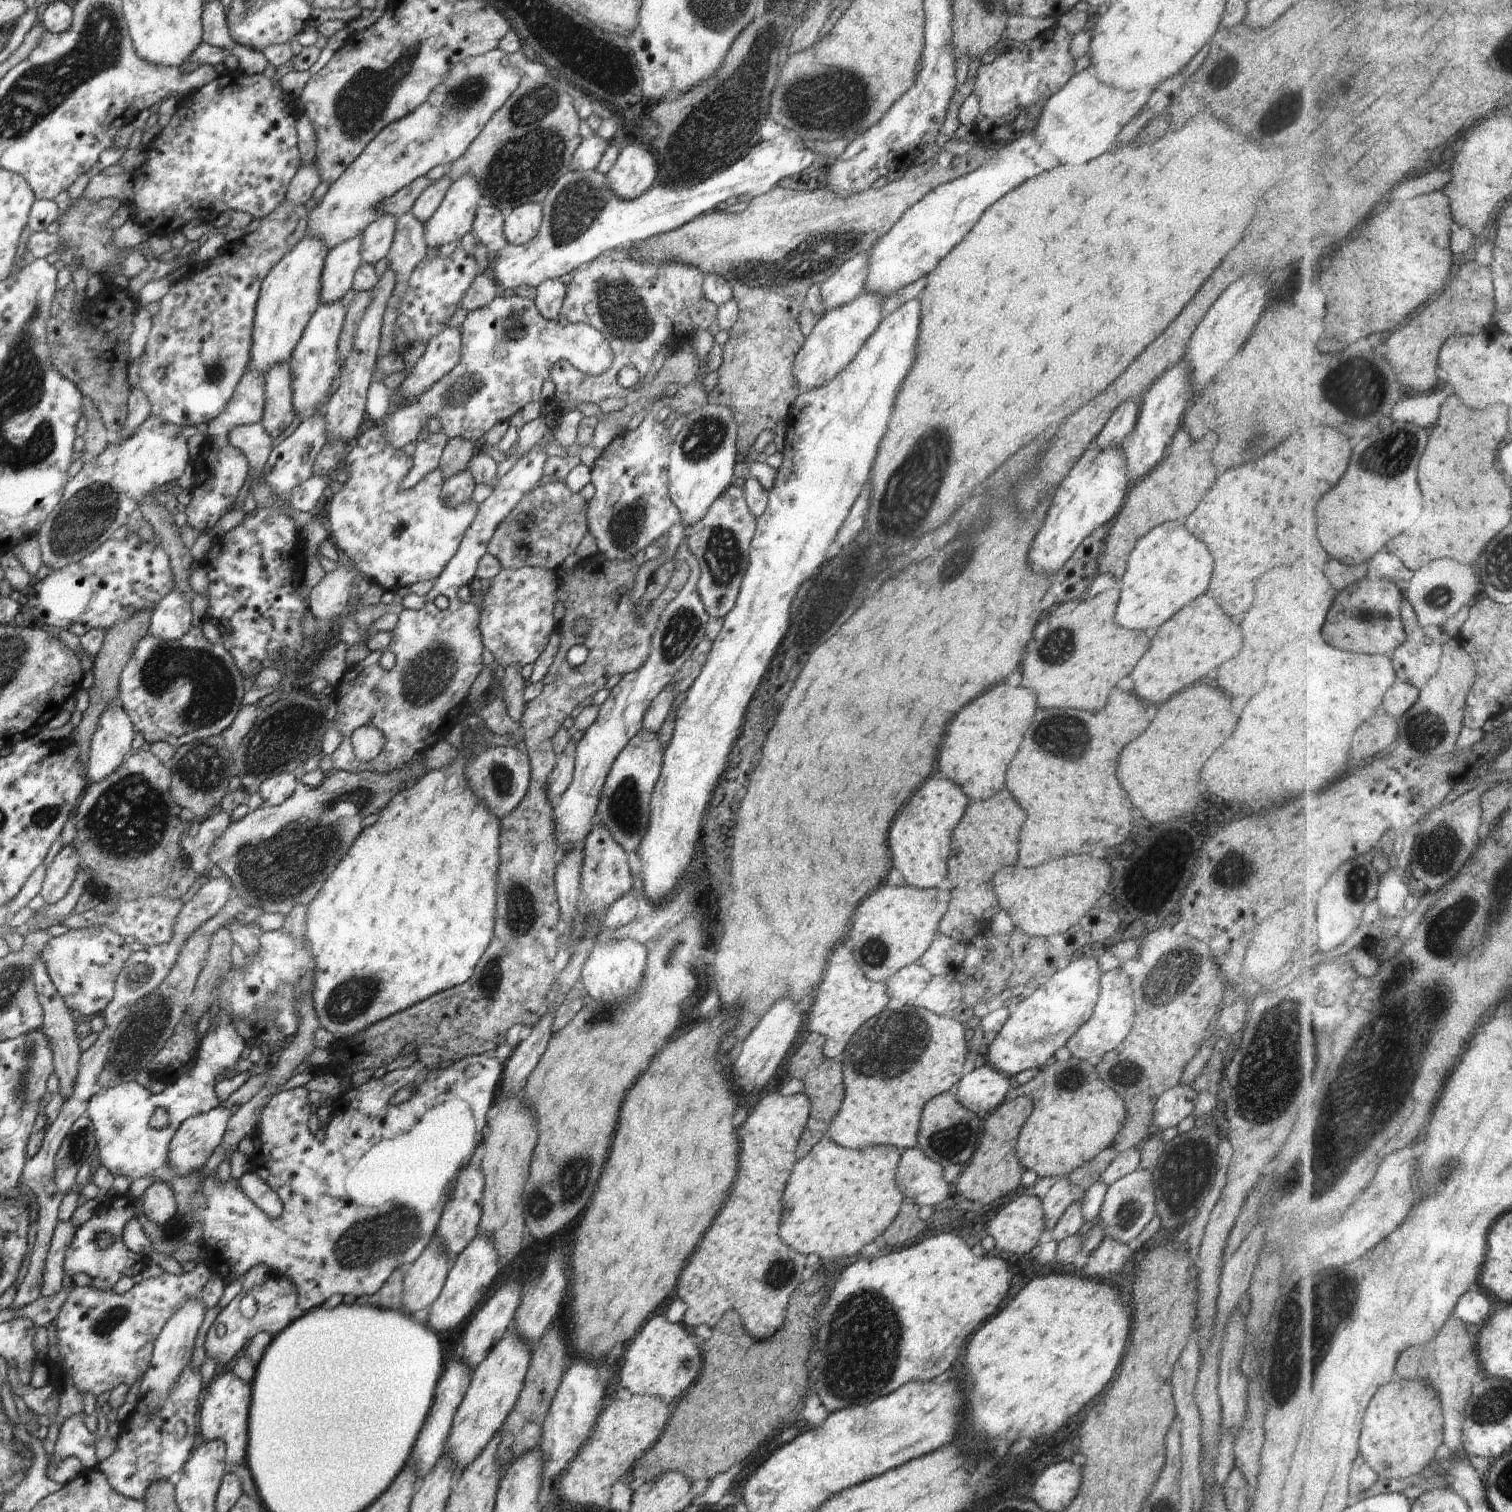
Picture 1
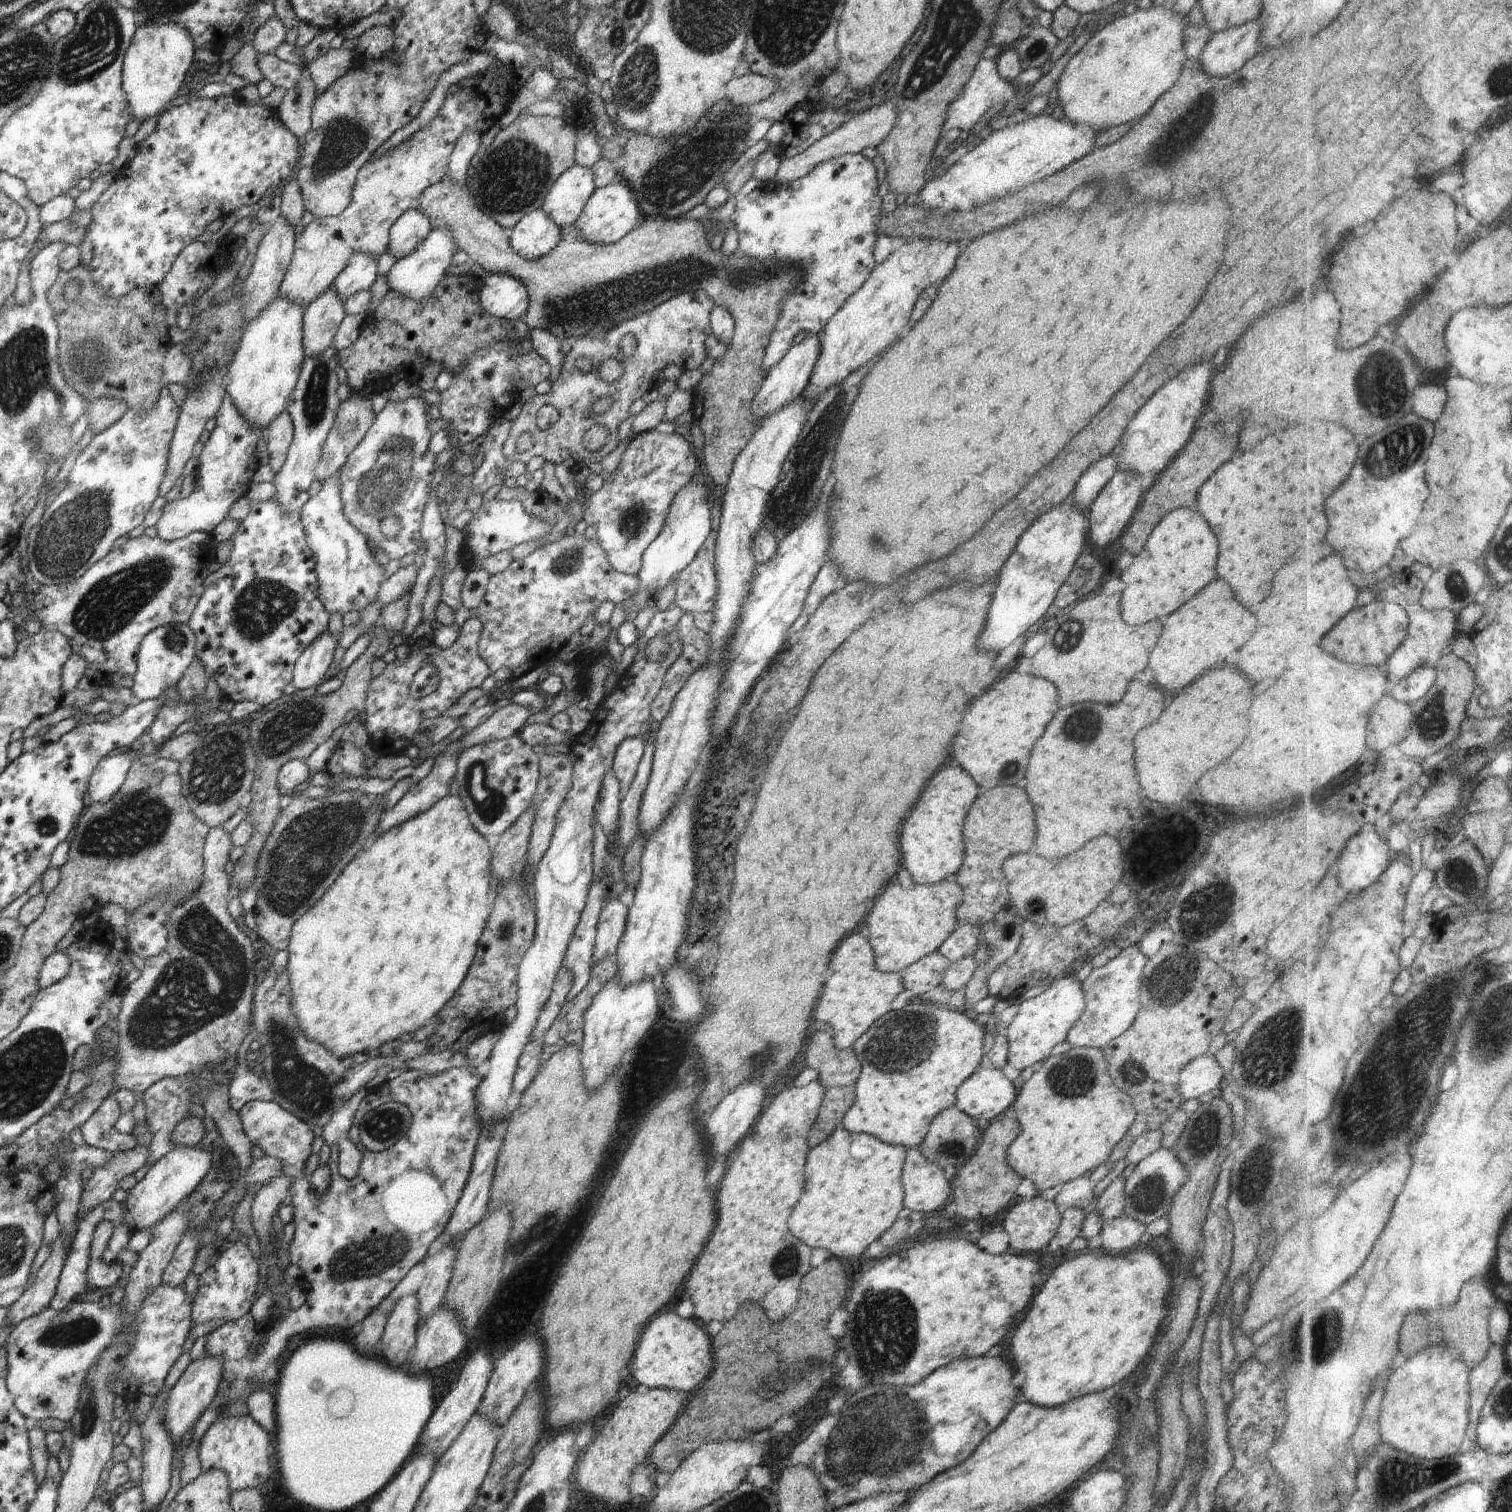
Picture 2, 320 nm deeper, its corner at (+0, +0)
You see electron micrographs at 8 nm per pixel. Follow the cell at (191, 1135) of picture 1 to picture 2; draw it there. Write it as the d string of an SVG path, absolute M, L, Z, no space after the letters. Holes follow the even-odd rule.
M176 1145L168 1154L154 1163L146 1176L129 1192L124 1202L124 1224L134 1232L152 1228L166 1214L172 1212L184 1198L193 1194L200 1182L206 1178L212 1166L212 1154L208 1151Z

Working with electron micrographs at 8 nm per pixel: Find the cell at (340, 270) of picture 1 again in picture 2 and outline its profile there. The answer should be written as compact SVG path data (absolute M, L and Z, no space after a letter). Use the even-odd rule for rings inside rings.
M331 288L304 308L304 358L316 357L333 347L334 337L345 315L343 302Z

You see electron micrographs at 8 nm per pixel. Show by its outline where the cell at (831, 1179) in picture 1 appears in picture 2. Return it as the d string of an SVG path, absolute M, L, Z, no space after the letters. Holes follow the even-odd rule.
M837 1129L819 1146L807 1153L804 1190L788 1218L789 1230L810 1249L825 1248L838 1258L858 1258L872 1242L888 1231L904 1209L904 1190L901 1182L906 1148L888 1145L868 1134L850 1133Z

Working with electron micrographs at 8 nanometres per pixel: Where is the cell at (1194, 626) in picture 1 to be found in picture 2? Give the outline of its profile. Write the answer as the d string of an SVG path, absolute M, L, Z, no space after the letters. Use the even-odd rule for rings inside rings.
M1224 580L1210 582L1188 604L1163 620L1162 636L1150 654L1150 670L1156 682L1168 690L1184 688L1204 674L1204 670L1224 662L1228 654L1252 638L1258 624L1256 616L1236 602L1232 588Z

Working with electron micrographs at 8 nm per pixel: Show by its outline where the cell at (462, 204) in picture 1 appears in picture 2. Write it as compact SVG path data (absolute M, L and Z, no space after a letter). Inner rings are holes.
M432 229L412 254L396 261L387 274L387 283L392 291L415 303L427 301L434 295L435 288L442 282L450 264L453 264L452 256L458 251L449 232L446 229Z

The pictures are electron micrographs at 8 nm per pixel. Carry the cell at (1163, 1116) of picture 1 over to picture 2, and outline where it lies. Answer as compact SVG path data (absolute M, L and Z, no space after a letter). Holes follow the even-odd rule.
M1203 1055L1192 1060L1179 1074L1178 1091L1183 1100L1198 1099L1220 1086L1223 1080L1222 1066L1215 1056Z

